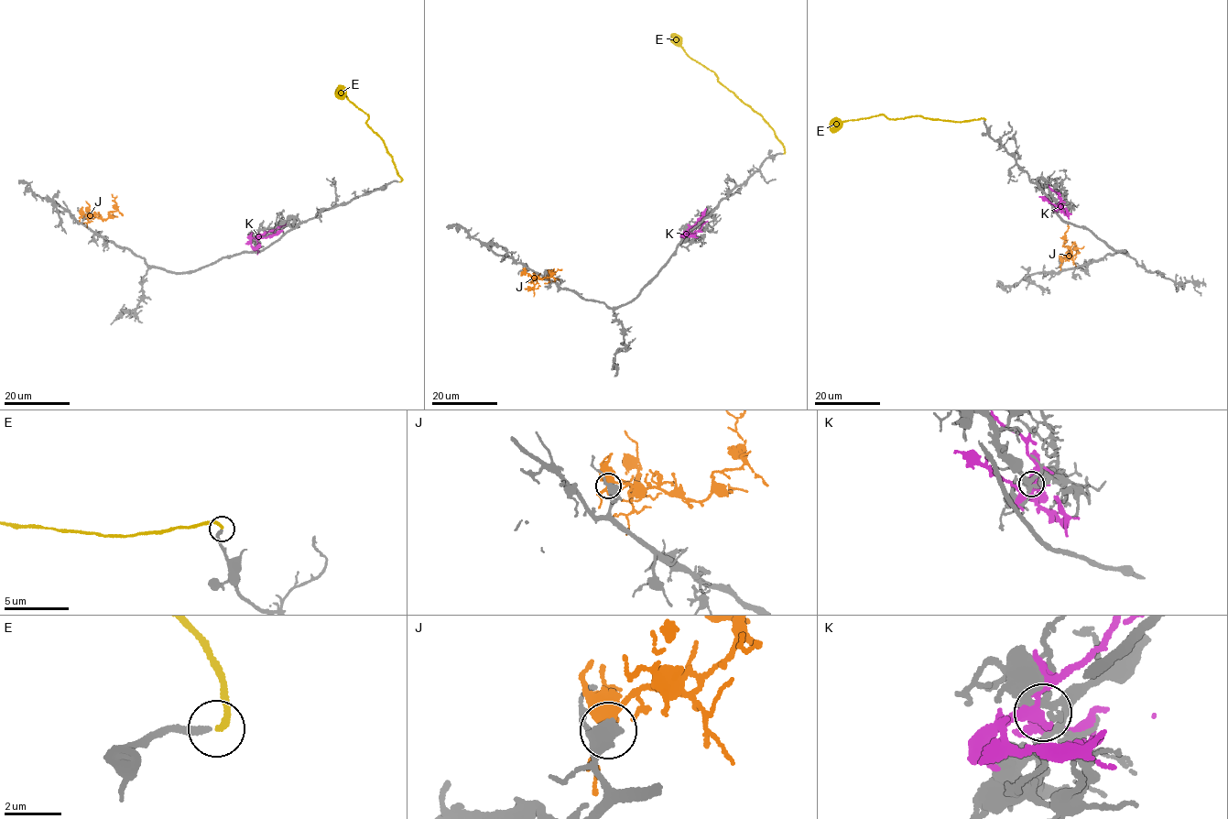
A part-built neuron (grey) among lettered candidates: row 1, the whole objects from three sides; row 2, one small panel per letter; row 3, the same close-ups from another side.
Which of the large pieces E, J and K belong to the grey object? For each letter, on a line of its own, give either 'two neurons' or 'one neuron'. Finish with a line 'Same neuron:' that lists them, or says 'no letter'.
E: one neuron
J: two neurons
K: two neurons
Same neuron: E

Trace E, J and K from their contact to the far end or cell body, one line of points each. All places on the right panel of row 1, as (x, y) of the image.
E: (985, 120), (950, 121), (919, 115), (890, 119), (881, 114), (842, 121), (829, 127)
J: (1062, 262), (1071, 251), (1063, 246), (1067, 225)
K: (1059, 205), (1058, 207), (1039, 197)

